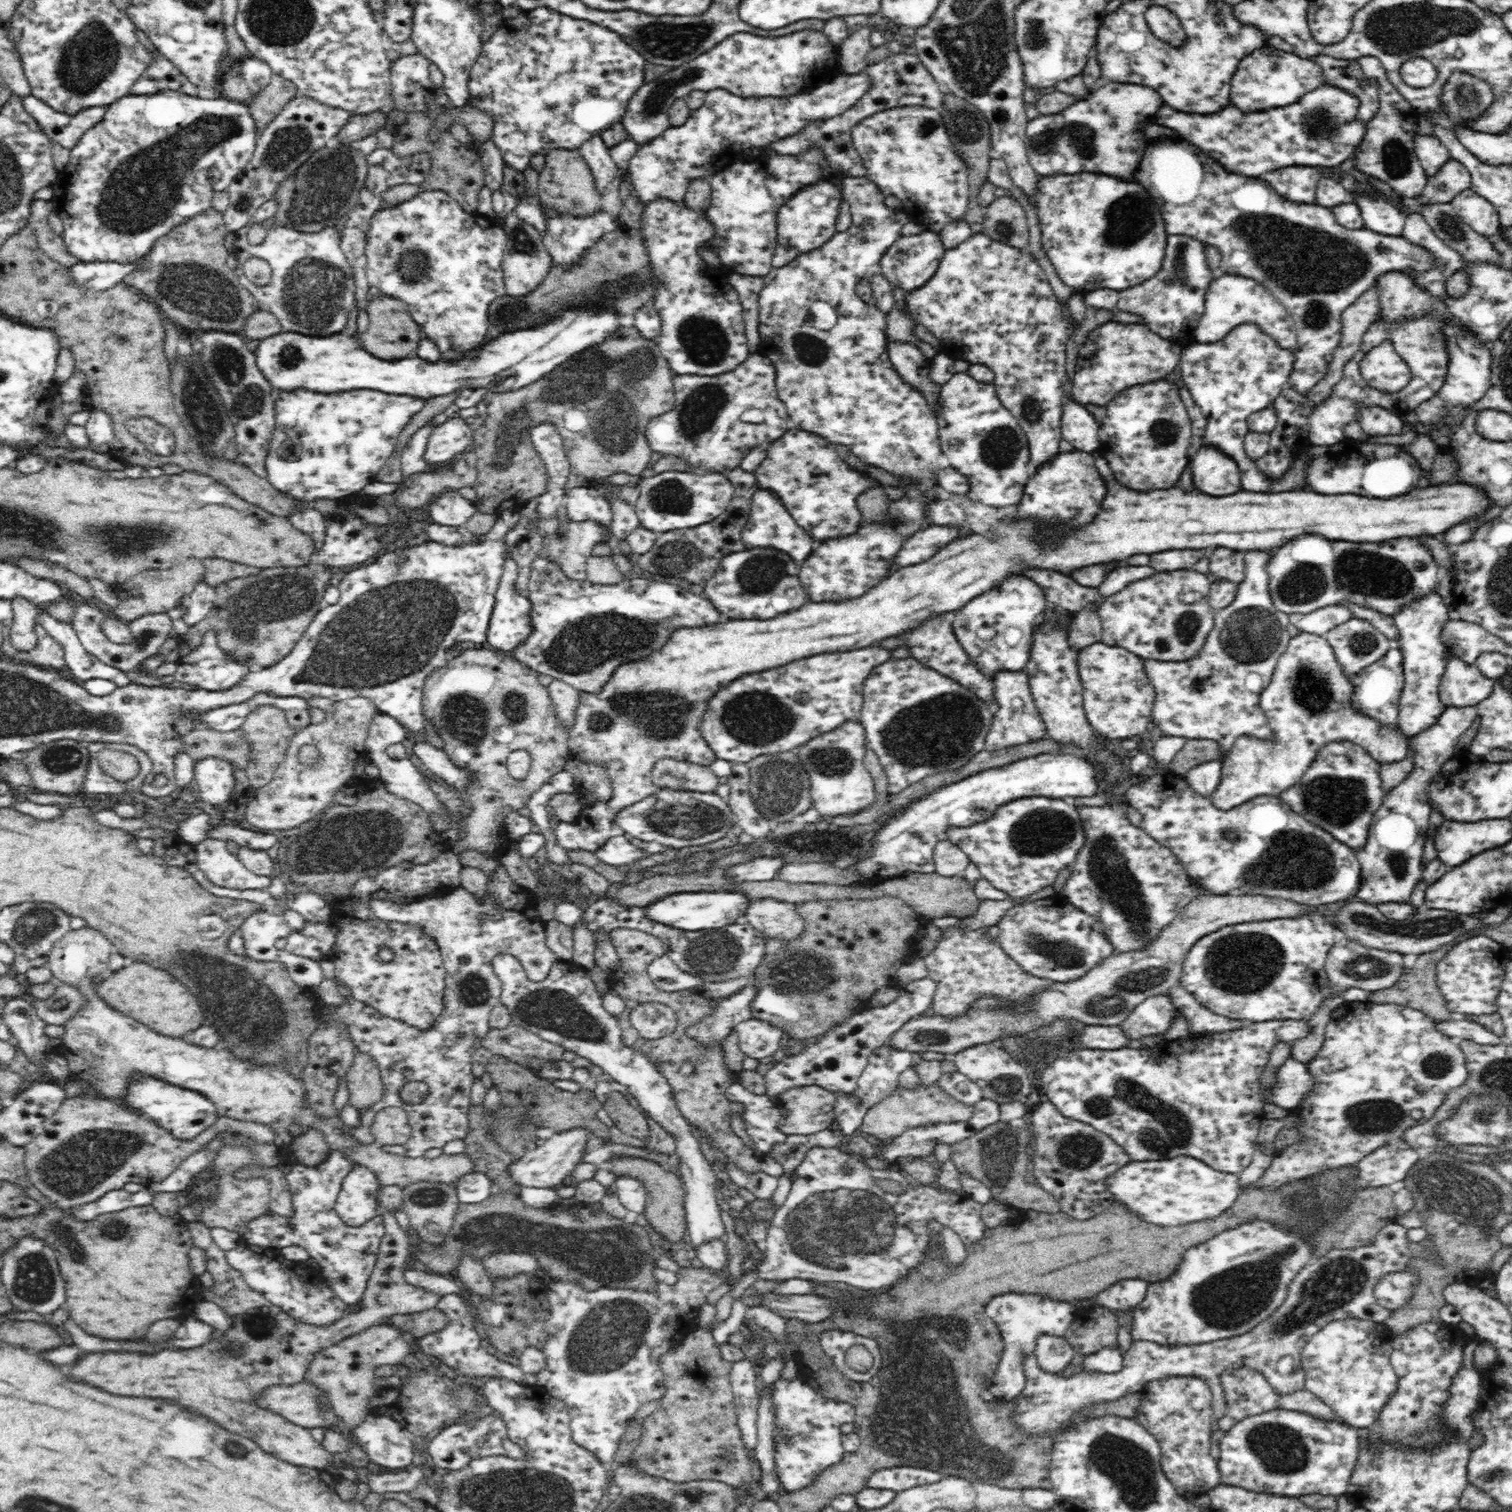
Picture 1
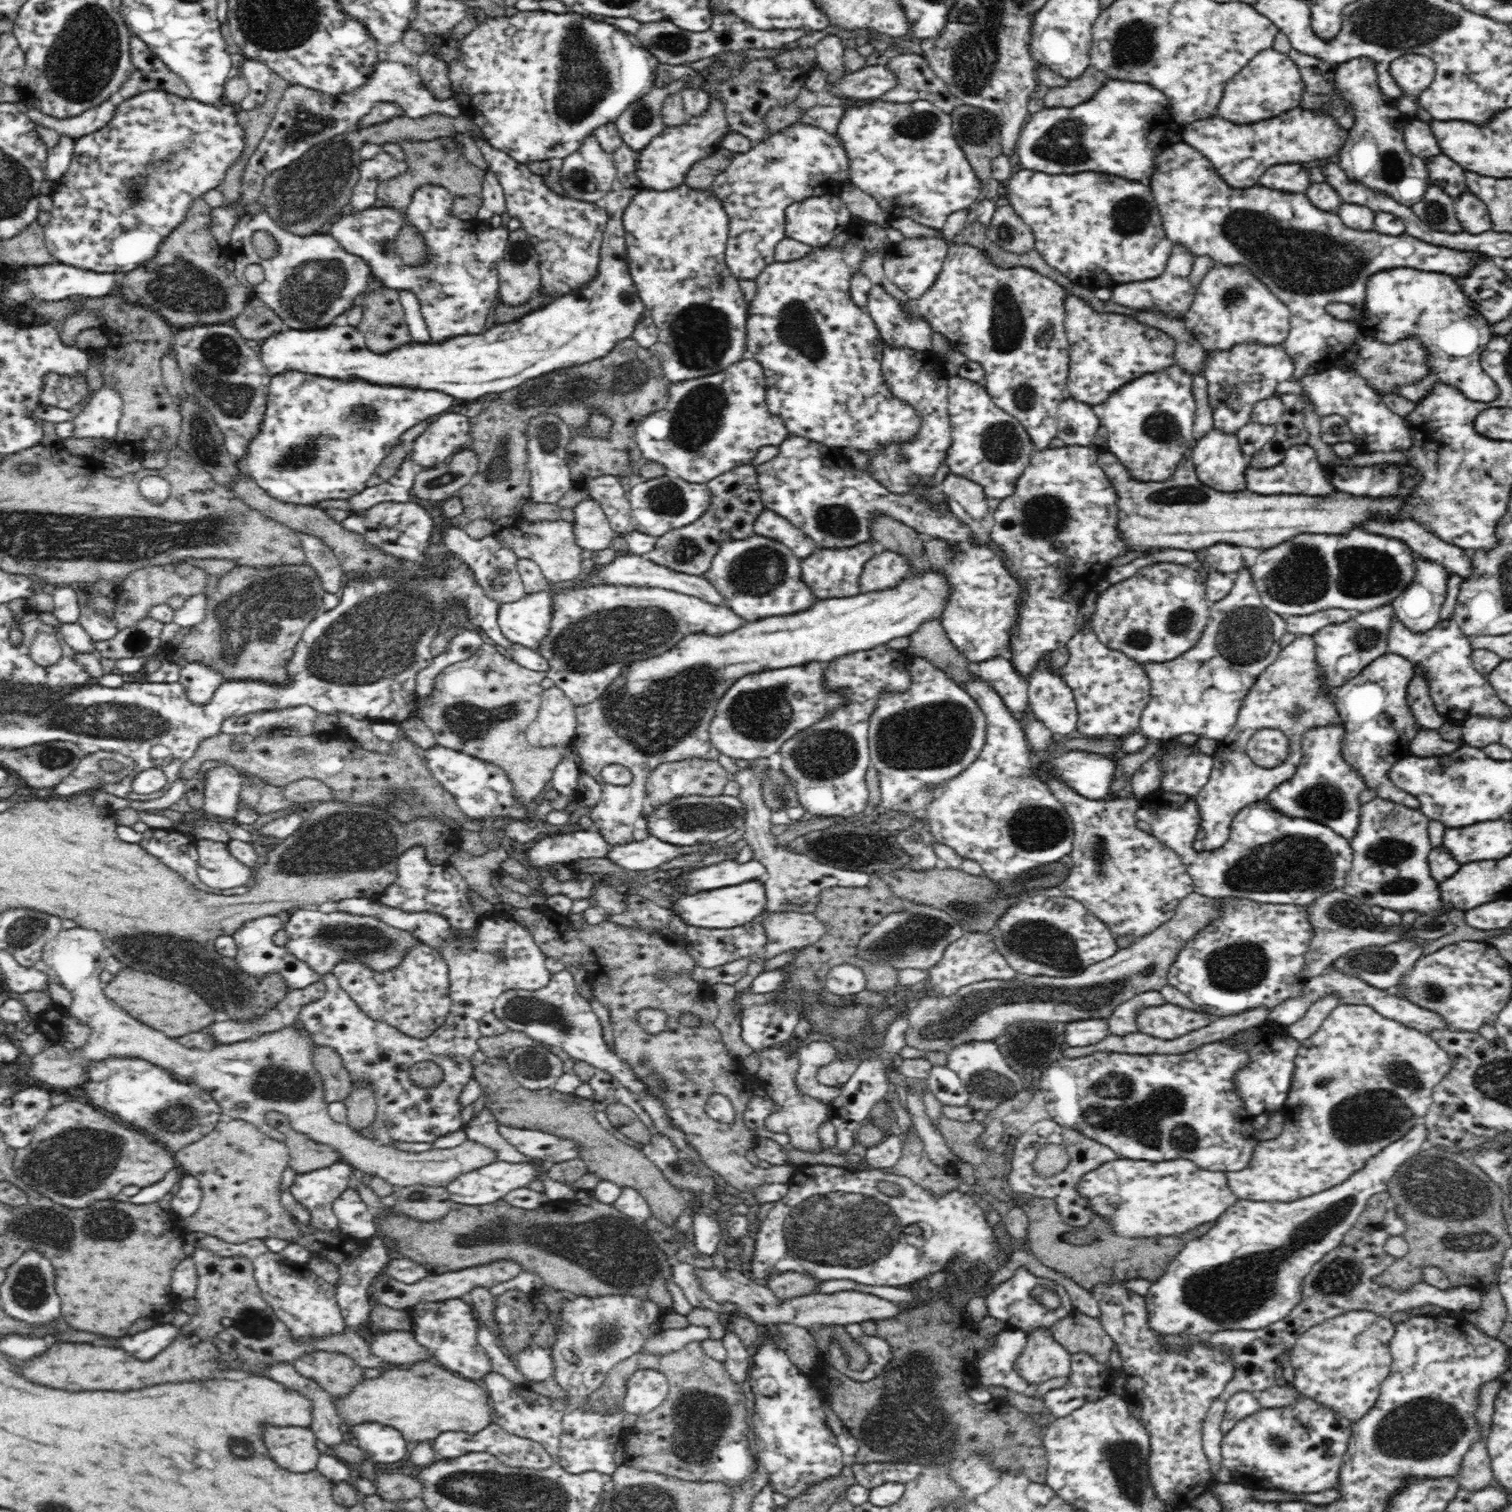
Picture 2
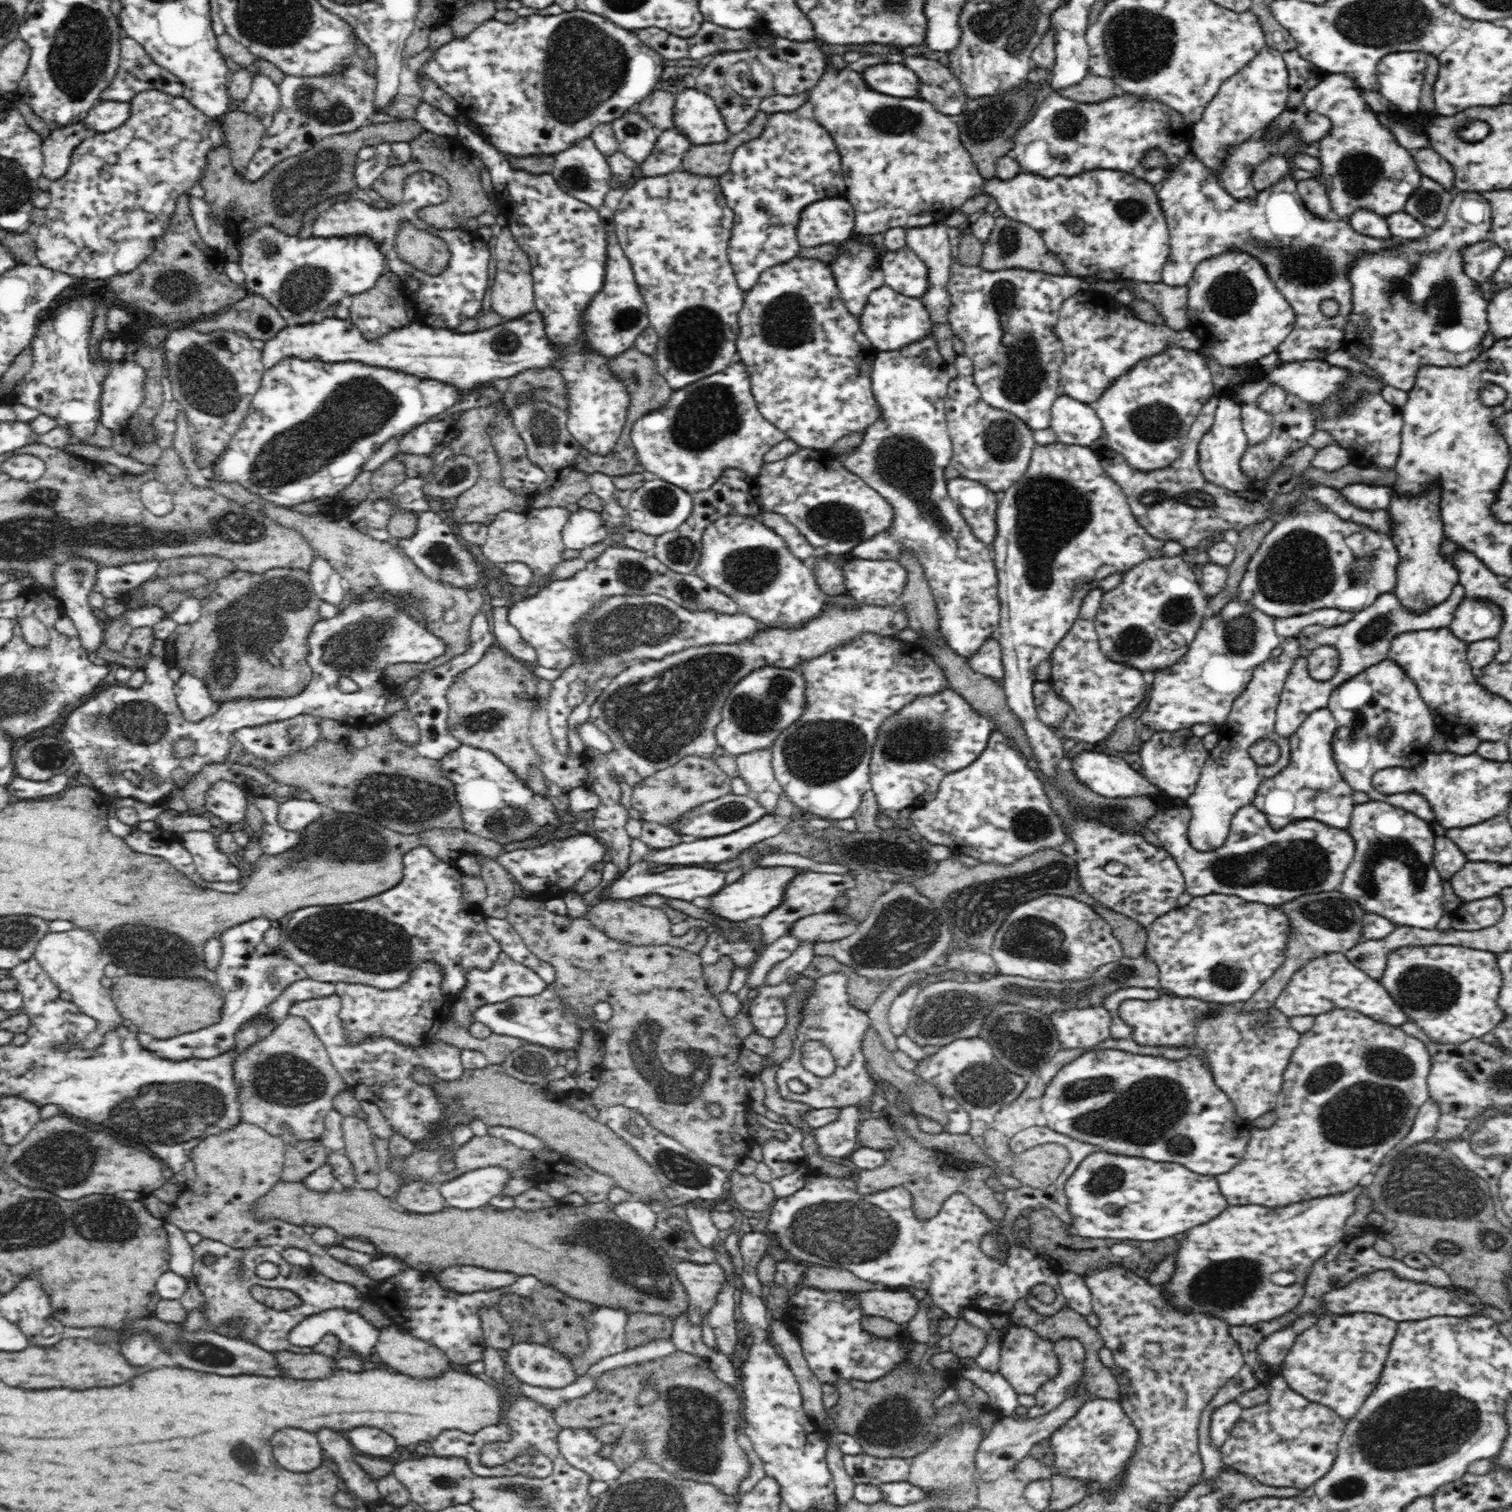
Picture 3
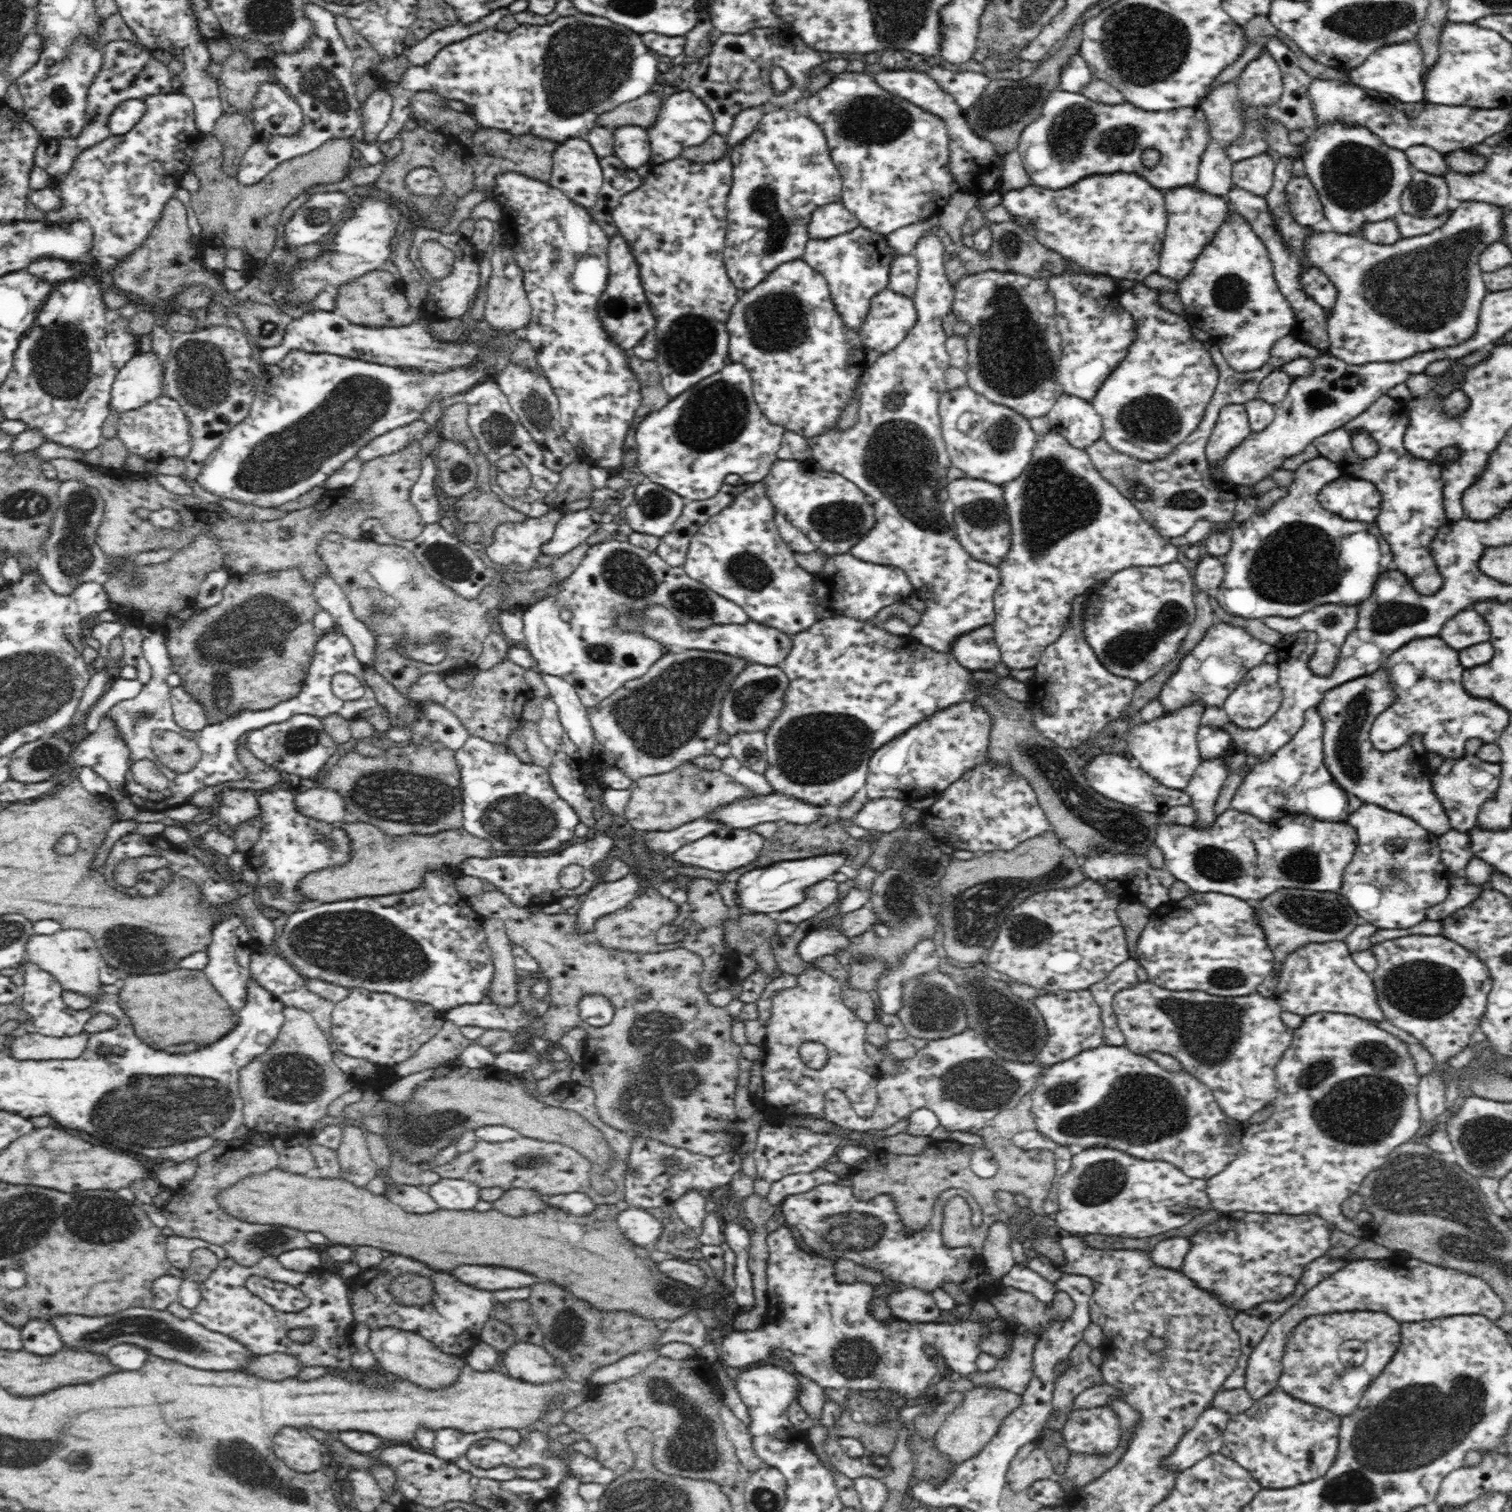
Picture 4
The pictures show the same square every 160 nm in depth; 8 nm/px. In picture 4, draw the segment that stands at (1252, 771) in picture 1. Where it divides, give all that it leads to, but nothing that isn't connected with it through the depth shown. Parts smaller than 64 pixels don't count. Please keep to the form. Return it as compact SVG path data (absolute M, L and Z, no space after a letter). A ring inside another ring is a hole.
M1264 662L1246 672L1242 682L1230 692L1222 707L1228 713L1229 720L1240 728L1256 729L1276 714L1282 699L1282 689L1278 684L1278 665ZM1222 757L1202 761L1194 771L1188 786L1183 791L1190 795L1191 806L1197 812L1195 826L1206 826L1214 822L1216 818L1214 802L1220 794L1226 776L1228 776L1228 768Z

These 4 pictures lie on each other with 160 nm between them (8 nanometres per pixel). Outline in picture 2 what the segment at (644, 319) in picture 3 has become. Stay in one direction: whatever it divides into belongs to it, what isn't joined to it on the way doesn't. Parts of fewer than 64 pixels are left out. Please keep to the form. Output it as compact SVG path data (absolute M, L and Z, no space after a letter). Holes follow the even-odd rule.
M622 143L611 153L614 166L616 166L616 182L620 184L620 190L611 190L603 198L606 202L608 222L603 234L600 251L598 274L581 290L572 291L563 297L558 297L544 306L529 311L517 320L496 324L484 330L480 334L450 336L446 340L434 342L418 342L410 340L404 342L388 352L378 354L372 352L364 342L363 334L351 325L338 326L328 324L324 328L306 330L288 330L277 332L265 339L259 352L262 363L266 369L274 375L280 375L285 371L300 371L310 375L330 377L330 379L360 379L366 383L386 384L394 387L411 387L424 390L434 390L446 393L454 399L462 399L465 403L479 400L490 393L504 393L521 386L522 383L531 379L538 379L562 368L574 368L574 366L588 364L606 356L621 340L633 336L638 321L644 317L645 304L639 297L633 278L629 273L627 261L627 248L625 246L626 229L622 225L622 212L632 200L632 196L638 194L642 187L635 175L635 166L639 153L632 151L628 145Z

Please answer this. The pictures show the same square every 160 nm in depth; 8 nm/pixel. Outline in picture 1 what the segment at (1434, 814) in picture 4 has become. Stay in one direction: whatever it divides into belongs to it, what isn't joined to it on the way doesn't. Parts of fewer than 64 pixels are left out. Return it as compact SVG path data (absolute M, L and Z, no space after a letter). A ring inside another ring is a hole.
M1392 647L1388 652L1370 666L1363 668L1358 674L1350 677L1352 683L1352 702L1358 713L1370 717L1380 723L1380 729L1399 728L1399 698L1405 683L1403 671L1403 654L1397 647Z

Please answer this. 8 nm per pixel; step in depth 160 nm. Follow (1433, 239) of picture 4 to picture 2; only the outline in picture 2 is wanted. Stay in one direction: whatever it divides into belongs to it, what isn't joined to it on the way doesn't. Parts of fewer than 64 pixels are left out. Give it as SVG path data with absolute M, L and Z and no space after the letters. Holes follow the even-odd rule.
M1467 189L1455 197L1454 212L1462 231L1468 234L1480 234L1491 229L1491 218L1486 204ZM1406 268L1376 272L1366 280L1361 314L1358 334L1386 344L1414 337L1426 349L1427 376L1416 383L1397 387L1398 395L1418 403L1427 396L1433 383L1444 381L1478 403L1491 404L1500 398L1498 384L1483 372L1480 362L1482 352L1494 336L1491 324L1473 307L1458 278L1440 272Z

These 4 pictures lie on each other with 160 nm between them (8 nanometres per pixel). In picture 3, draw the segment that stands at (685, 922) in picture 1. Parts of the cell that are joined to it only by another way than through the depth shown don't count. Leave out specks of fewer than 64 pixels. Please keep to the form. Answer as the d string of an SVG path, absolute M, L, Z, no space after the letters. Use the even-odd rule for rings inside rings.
M754 866L754 870L748 870L734 884L723 887L720 892L713 895L710 898L710 910L718 917L734 921L734 923L748 922L750 920L758 921L759 918L766 916L766 914L784 904L783 900L788 884L796 876L800 876L805 872L802 869L792 868L792 866L762 868Z

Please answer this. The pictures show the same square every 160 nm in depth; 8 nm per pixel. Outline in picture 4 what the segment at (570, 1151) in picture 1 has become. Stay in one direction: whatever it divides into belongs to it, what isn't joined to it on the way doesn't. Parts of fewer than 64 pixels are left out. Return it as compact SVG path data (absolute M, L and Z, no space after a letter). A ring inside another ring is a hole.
M440 1179L425 1188L428 1195L438 1203L438 1208L458 1211L470 1210L480 1200L480 1187L464 1179Z

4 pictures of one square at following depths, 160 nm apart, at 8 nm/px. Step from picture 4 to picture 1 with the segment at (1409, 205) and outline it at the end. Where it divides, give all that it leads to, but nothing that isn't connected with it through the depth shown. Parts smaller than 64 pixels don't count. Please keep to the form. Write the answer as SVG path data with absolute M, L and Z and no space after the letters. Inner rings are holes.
M1422 202L1418 214L1432 227L1434 235L1463 256L1465 262L1493 262L1500 264L1500 253L1494 251L1490 238L1478 234L1457 216L1450 202Z

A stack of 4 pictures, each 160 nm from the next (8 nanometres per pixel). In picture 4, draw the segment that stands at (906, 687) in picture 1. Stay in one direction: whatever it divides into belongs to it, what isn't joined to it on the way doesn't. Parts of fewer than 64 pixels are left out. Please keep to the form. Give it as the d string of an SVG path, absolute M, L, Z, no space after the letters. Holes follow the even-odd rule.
M961 702L935 712L882 745L869 758L864 791L868 798L895 798L905 803L937 795L969 770L984 763L993 716L977 703Z

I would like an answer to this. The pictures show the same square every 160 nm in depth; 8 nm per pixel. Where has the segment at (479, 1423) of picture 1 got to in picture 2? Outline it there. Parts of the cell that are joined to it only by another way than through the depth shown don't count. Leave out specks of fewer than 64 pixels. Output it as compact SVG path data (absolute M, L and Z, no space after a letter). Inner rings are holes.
M490 1423L486 1428L474 1434L466 1432L441 1432L432 1442L434 1452L442 1459L458 1459L468 1453L490 1453L506 1468L548 1469L553 1464L550 1453L538 1442L508 1433L497 1423Z

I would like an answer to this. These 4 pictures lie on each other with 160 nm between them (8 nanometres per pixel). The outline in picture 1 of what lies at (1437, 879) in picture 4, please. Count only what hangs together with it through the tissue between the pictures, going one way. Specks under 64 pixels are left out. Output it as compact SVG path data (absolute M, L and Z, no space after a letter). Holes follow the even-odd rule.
M1446 707L1445 711L1438 717L1436 724L1433 724L1427 731L1410 738L1412 748L1414 748L1413 771L1409 773L1406 780L1388 791L1382 798L1382 804L1374 812L1372 824L1369 826L1366 844L1355 852L1361 867L1361 885L1354 896L1360 898L1364 903L1374 906L1378 904L1409 903L1416 885L1423 881L1425 841L1429 832L1429 816L1433 811L1430 808L1430 799L1428 799L1426 788L1428 788L1428 782L1434 778L1434 774L1440 772L1440 766L1455 755L1454 746L1456 746L1458 738L1472 726L1476 716L1478 716L1476 707Z

